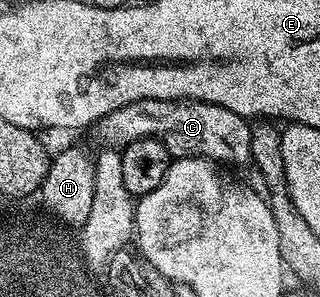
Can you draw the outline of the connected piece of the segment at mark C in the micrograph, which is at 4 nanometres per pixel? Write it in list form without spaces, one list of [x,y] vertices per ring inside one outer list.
[[[139,99],[96,120],[94,130],[105,148],[122,149],[135,139],[161,139],[172,157],[210,159],[220,165],[247,164],[252,158],[249,120],[238,113],[230,113],[230,109],[217,103],[190,99]]]

